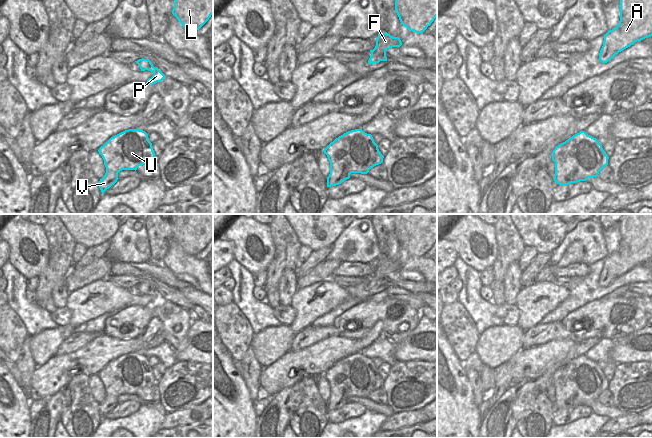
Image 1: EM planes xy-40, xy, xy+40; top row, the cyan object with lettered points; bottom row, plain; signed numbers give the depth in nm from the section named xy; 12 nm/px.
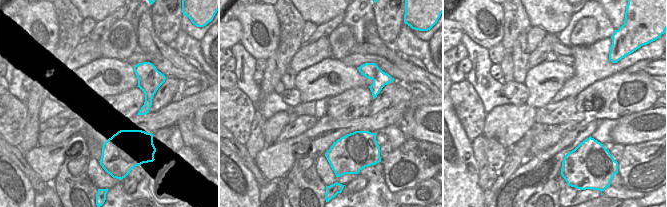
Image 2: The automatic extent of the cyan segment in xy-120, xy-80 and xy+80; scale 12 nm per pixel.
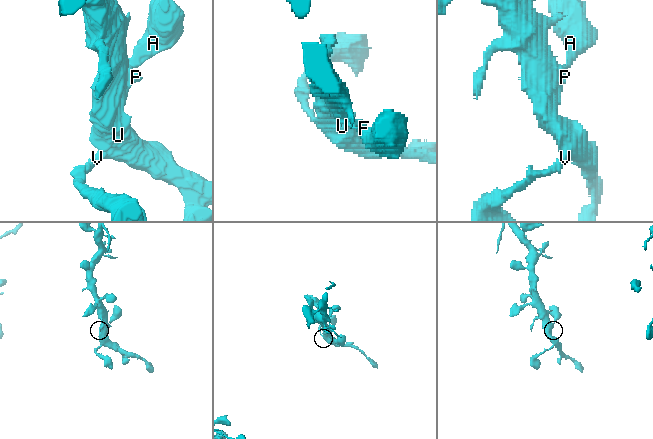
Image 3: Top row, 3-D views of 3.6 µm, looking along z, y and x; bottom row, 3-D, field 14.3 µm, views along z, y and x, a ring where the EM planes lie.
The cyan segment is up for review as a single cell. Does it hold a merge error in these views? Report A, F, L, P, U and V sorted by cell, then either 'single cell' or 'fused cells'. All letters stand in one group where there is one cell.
groups A F L P U V; single cell

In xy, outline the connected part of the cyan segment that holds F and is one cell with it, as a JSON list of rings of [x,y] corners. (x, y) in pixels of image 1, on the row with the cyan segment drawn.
[[[387,32],[378,34],[376,39],[376,46],[373,50],[370,50],[371,56],[368,63],[379,63],[380,61],[387,61],[386,50],[392,47],[400,47],[402,42],[399,37],[393,37]]]

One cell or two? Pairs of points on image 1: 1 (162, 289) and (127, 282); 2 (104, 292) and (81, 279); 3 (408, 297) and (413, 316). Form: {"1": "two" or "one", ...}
{"1": "one", "2": "two", "3": "two"}

